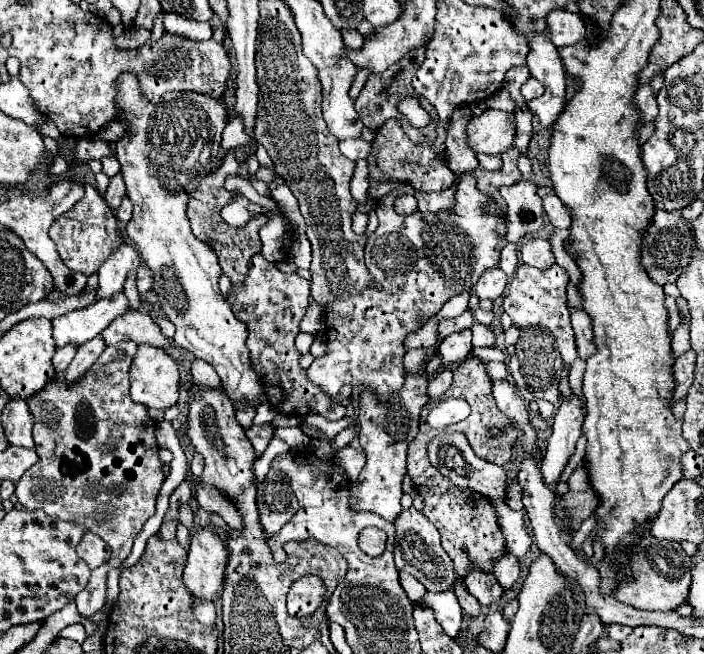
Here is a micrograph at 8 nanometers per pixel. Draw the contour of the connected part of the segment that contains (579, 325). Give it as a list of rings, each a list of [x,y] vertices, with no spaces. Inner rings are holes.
[[[570,306],[570,318],[572,318],[572,326],[574,326],[574,334],[576,334],[576,348],[578,348],[578,356],[582,360],[586,360],[588,356],[594,354],[596,346],[592,344],[592,322],[590,316],[584,310],[578,310],[574,306]]]

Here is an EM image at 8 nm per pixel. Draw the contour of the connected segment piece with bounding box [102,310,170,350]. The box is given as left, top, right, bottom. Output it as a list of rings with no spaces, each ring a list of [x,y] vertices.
[[[140,310],[126,312],[126,316],[114,320],[114,324],[102,330],[102,338],[106,340],[106,346],[122,340],[132,340],[136,344],[152,344],[164,350],[170,346],[170,340],[160,332],[160,326],[154,324],[152,318]]]

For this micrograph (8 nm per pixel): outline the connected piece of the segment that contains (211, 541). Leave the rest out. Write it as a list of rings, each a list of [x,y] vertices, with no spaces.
[[[200,528],[192,534],[188,548],[188,564],[184,568],[184,584],[194,600],[212,600],[222,588],[228,552],[218,538],[216,528]]]

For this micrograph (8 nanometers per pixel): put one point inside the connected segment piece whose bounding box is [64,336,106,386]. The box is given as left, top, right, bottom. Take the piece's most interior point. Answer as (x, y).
(87, 353)

